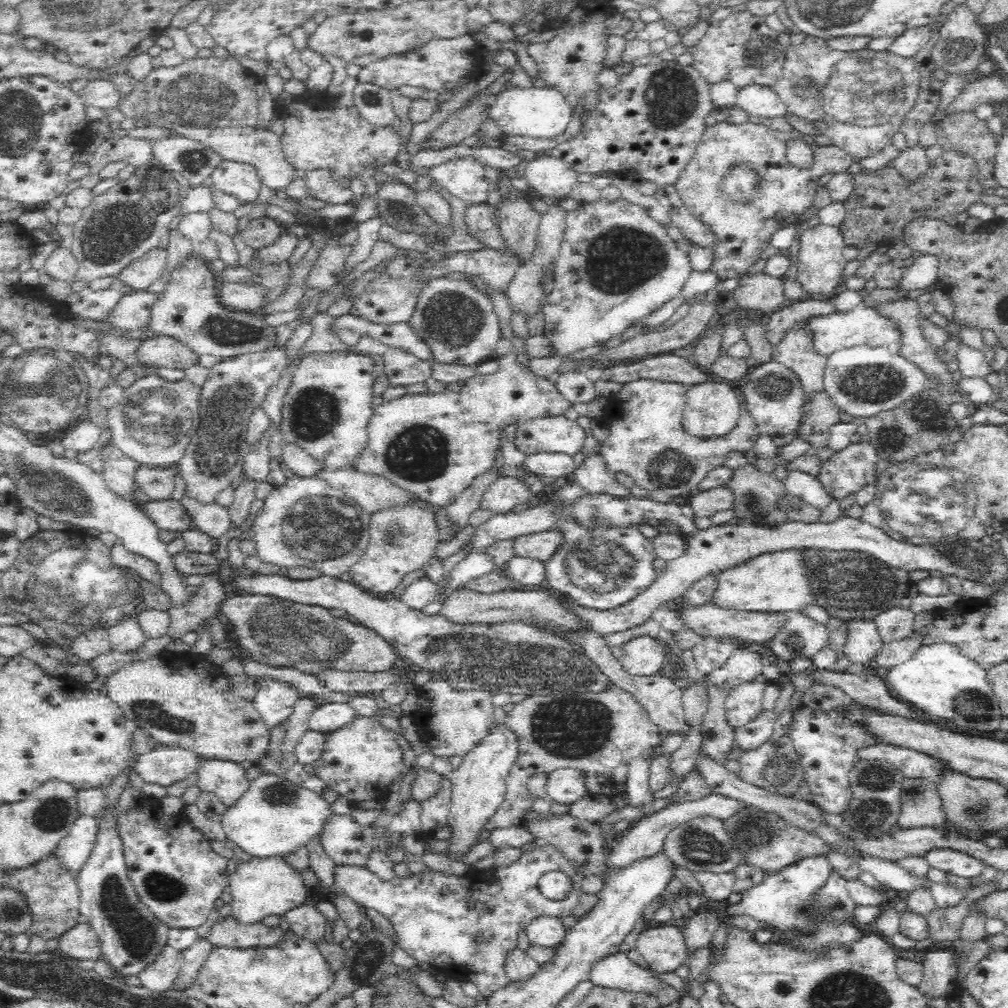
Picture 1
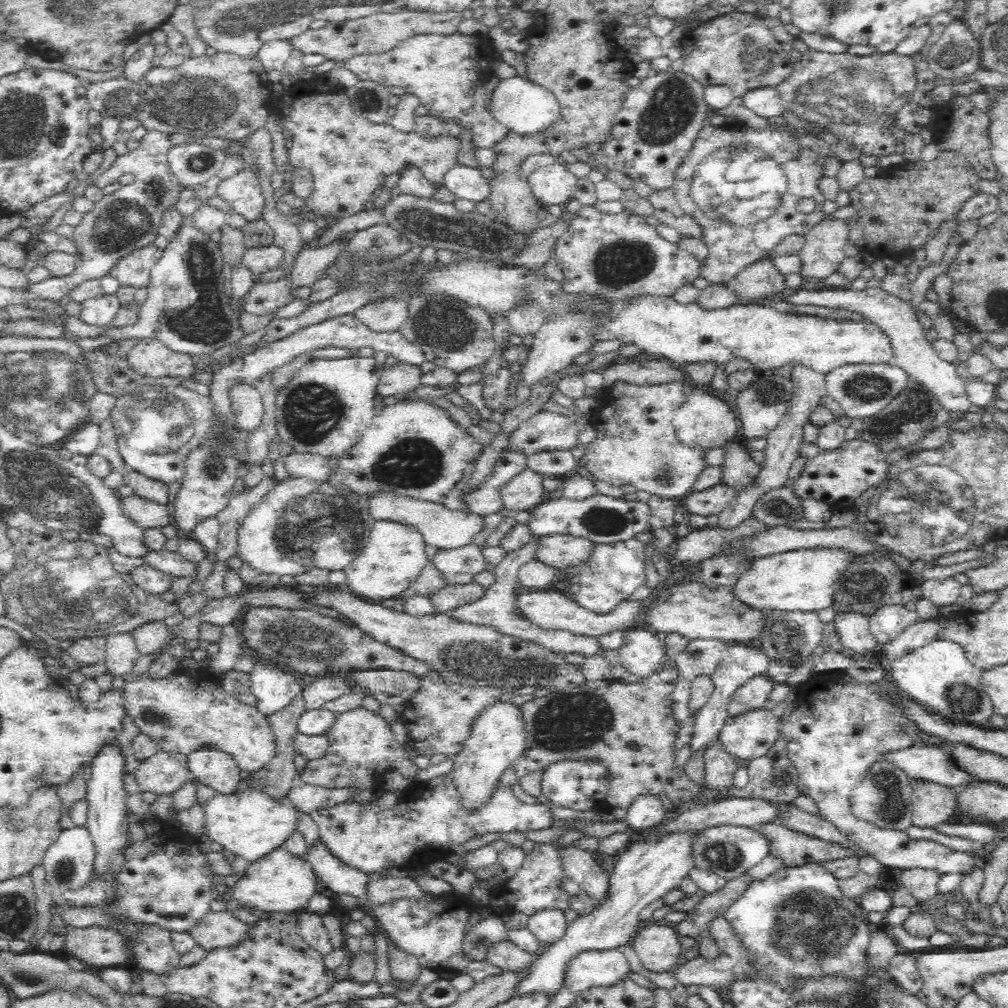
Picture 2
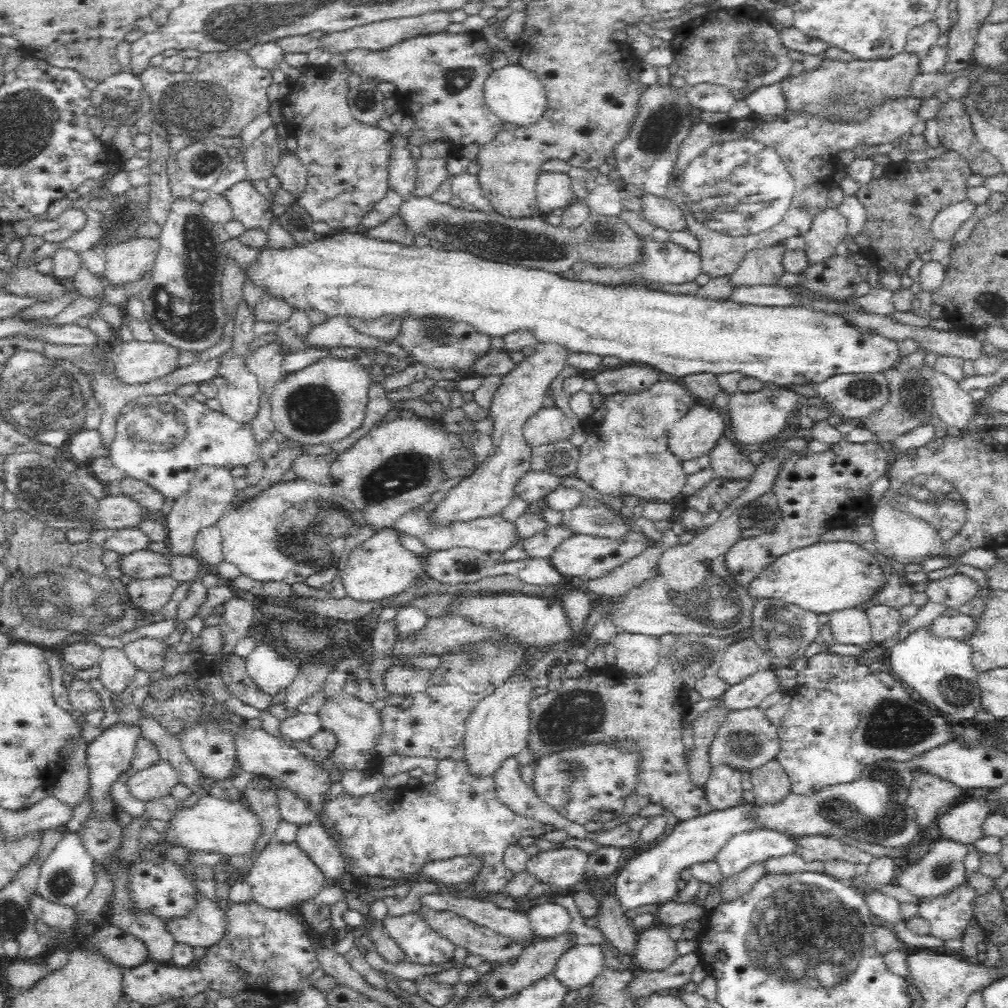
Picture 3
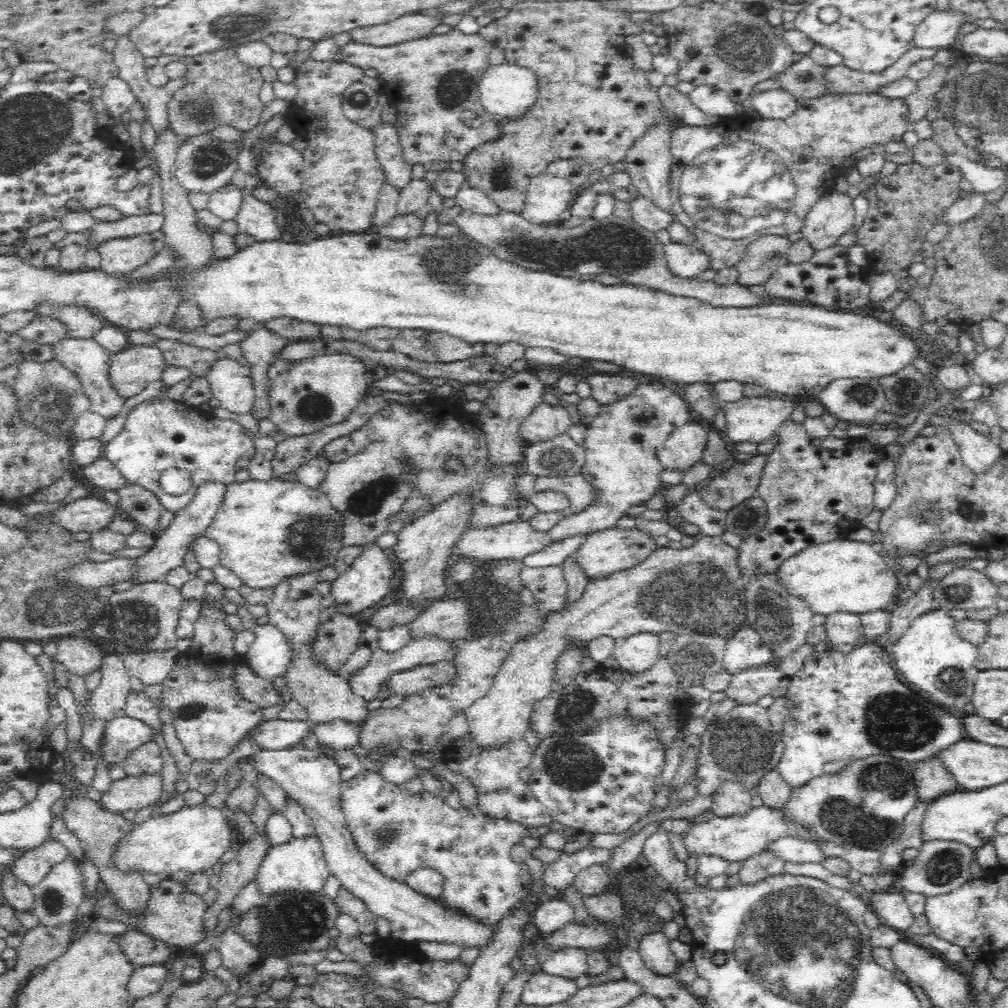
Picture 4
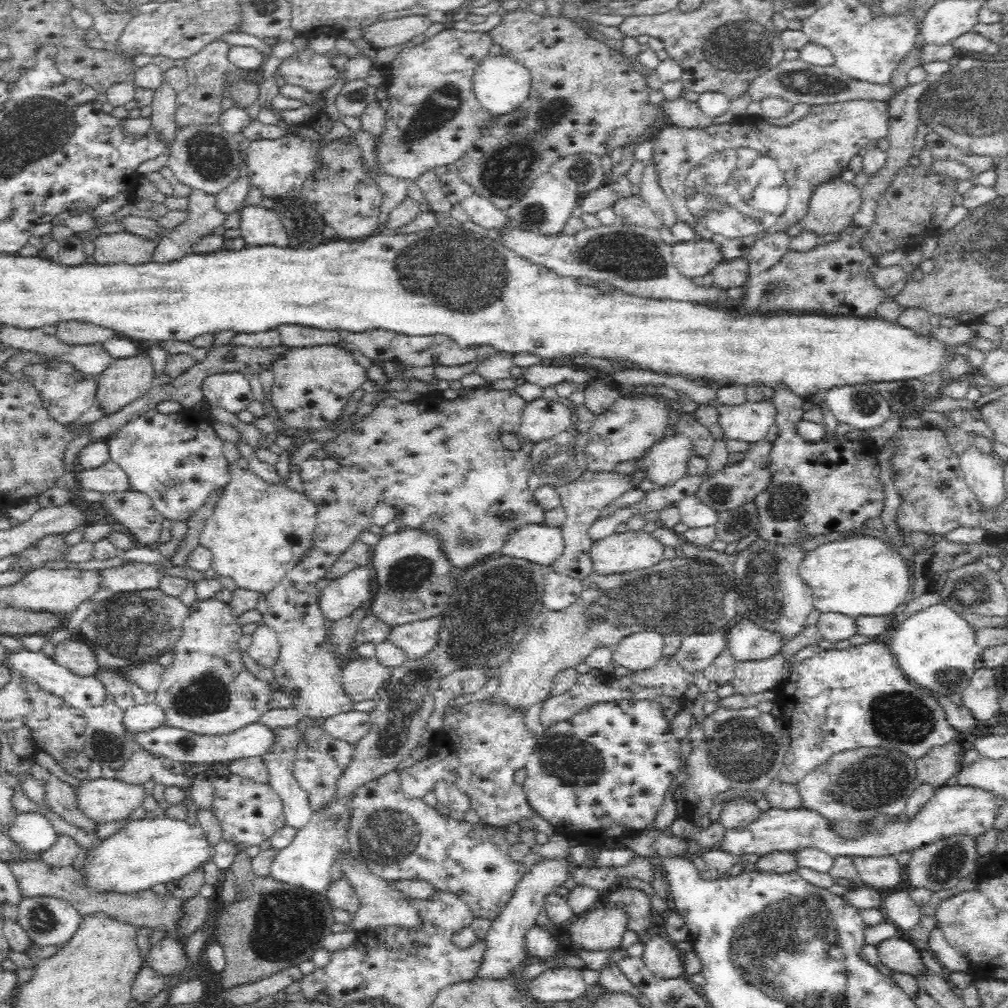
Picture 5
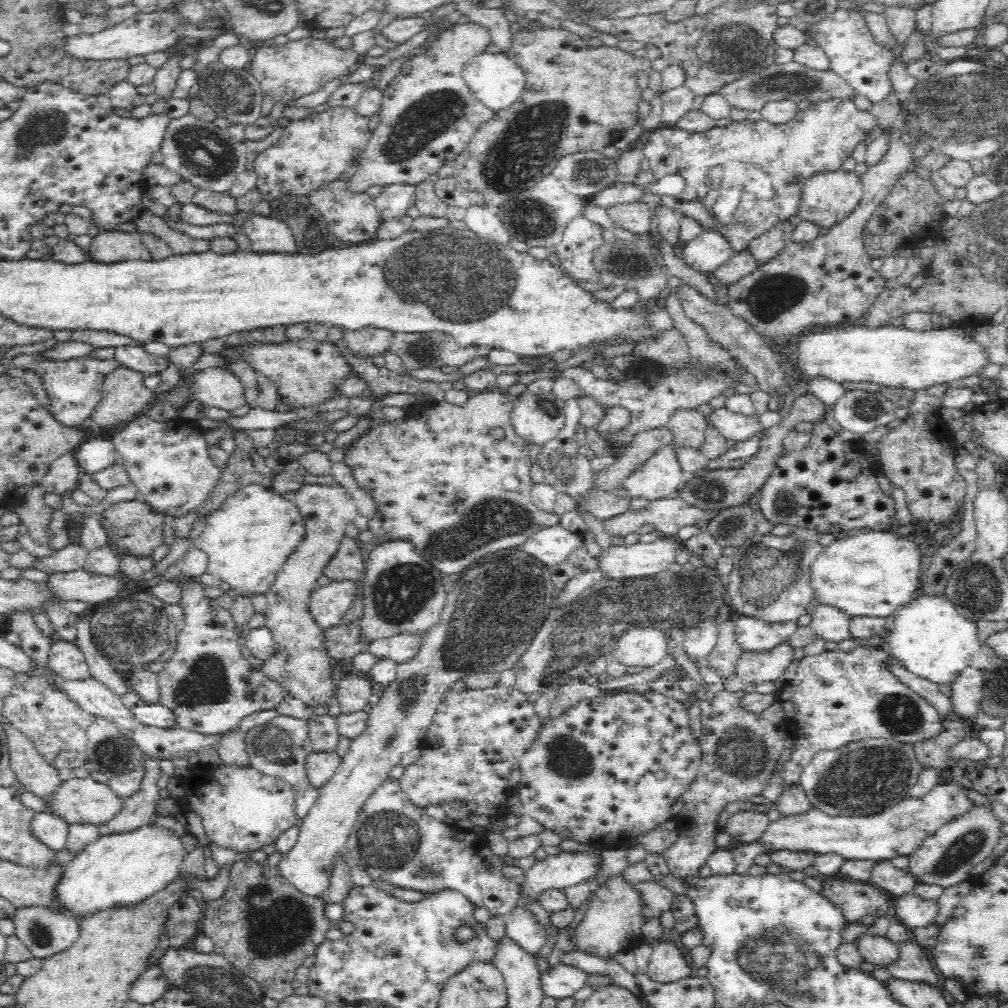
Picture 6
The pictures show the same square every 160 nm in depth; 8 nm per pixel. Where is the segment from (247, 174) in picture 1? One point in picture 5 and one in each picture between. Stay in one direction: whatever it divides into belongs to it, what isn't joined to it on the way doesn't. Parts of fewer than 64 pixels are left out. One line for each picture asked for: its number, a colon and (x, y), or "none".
2: (242, 189)
3: (247, 205)
4: (256, 217)
5: (258, 226)

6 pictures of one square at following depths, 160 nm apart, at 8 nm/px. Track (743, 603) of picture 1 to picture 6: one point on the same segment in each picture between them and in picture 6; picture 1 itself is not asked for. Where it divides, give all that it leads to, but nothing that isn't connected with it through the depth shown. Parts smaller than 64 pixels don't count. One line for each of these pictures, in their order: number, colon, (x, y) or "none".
2: (802, 580)
3: (824, 577)
4: (842, 575)
5: (859, 576)
6: (873, 574)

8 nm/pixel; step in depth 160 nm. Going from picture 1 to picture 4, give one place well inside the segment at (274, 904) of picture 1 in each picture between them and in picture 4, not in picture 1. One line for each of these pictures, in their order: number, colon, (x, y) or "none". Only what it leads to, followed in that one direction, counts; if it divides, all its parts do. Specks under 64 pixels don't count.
2: (278, 883)
3: (280, 876)
4: (299, 865)

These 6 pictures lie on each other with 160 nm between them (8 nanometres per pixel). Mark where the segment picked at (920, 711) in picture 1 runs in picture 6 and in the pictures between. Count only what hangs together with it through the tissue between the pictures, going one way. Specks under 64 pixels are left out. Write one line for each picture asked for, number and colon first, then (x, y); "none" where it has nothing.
2: (938, 676)
3: (940, 669)
4: (929, 658)
5: (935, 649)
6: (929, 638)

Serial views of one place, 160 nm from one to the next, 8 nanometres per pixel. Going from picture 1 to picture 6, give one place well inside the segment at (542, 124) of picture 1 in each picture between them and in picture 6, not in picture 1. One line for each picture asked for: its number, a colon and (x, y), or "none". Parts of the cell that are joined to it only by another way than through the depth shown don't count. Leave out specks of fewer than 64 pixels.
2: (525, 108)
3: (515, 96)
4: (506, 91)
5: (501, 84)
6: (497, 81)

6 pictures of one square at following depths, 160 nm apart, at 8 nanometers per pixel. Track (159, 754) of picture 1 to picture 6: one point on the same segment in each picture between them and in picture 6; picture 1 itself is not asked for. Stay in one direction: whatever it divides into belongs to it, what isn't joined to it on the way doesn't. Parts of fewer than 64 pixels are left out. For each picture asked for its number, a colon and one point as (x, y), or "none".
2: (164, 772)
3: (157, 781)
4: (136, 792)
5: (103, 801)
6: (83, 801)

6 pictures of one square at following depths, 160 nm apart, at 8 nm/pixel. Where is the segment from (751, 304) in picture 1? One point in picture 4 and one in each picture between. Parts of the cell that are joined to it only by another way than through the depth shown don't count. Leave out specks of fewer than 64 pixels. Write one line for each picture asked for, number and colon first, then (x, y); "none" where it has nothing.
2: (759, 281)
3: (760, 267)
4: (762, 258)

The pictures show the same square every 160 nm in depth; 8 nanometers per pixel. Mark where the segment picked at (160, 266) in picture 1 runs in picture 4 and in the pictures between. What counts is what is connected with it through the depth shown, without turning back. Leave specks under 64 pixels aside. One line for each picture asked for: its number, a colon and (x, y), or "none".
2: (134, 270)
3: (128, 263)
4: (121, 256)

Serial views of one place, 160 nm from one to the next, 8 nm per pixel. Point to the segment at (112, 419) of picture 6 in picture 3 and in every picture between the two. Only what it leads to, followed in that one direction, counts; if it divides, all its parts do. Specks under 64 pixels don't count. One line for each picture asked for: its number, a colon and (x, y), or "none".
3: (137, 363)
4: (135, 368)
5: (125, 380)

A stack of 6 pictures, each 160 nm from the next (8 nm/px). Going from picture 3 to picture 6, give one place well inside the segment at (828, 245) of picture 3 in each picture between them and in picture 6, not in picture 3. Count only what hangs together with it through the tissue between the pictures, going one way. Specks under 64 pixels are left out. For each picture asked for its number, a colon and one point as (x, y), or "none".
4: (830, 217)
5: (832, 208)
6: (828, 198)

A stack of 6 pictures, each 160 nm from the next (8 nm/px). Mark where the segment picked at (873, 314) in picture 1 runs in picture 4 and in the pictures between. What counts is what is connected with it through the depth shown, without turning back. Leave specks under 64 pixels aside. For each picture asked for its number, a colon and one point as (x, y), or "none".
2: (683, 334)
3: (680, 335)
4: (362, 281)

